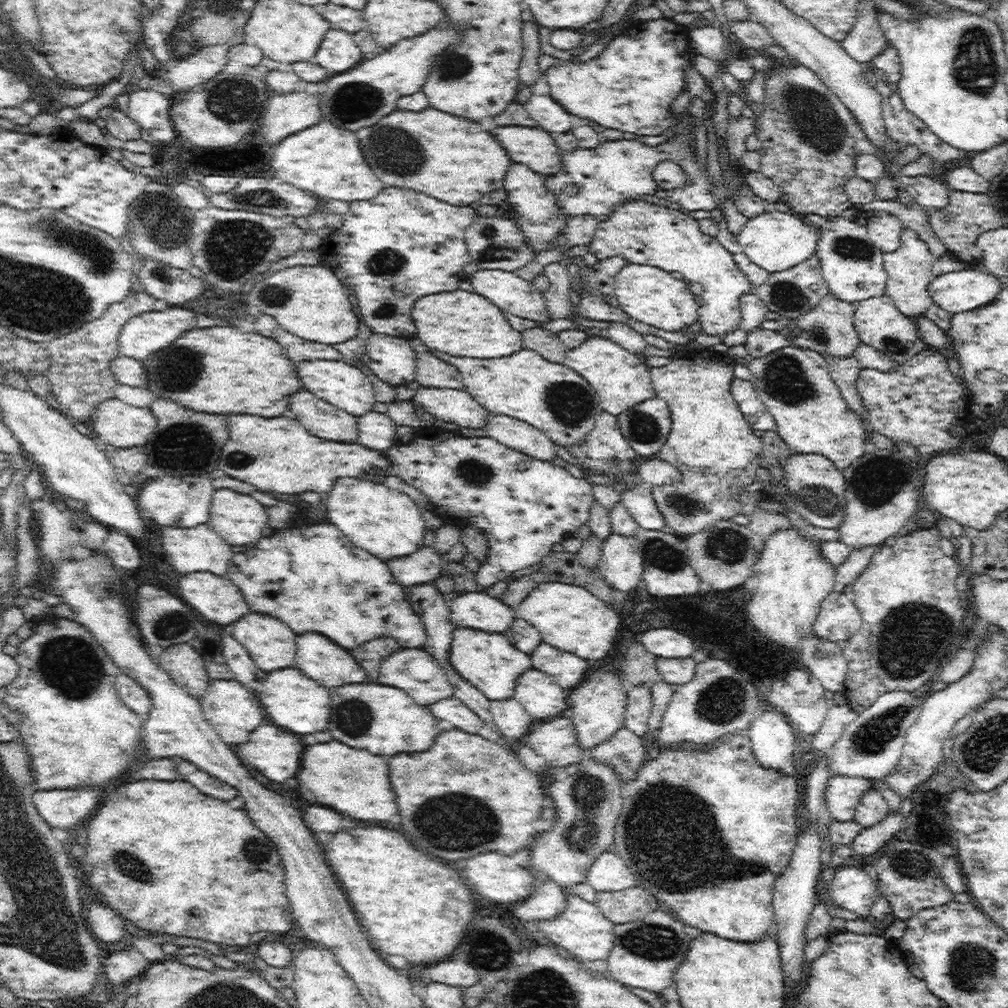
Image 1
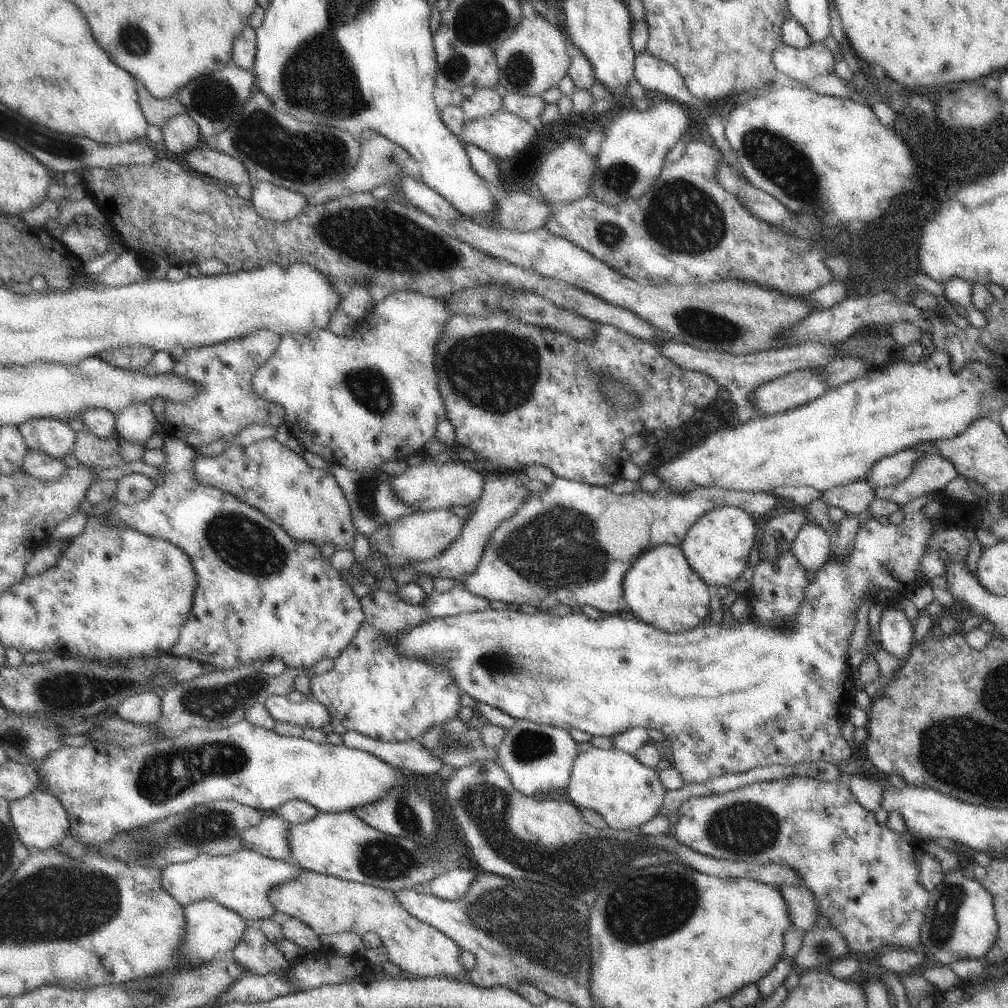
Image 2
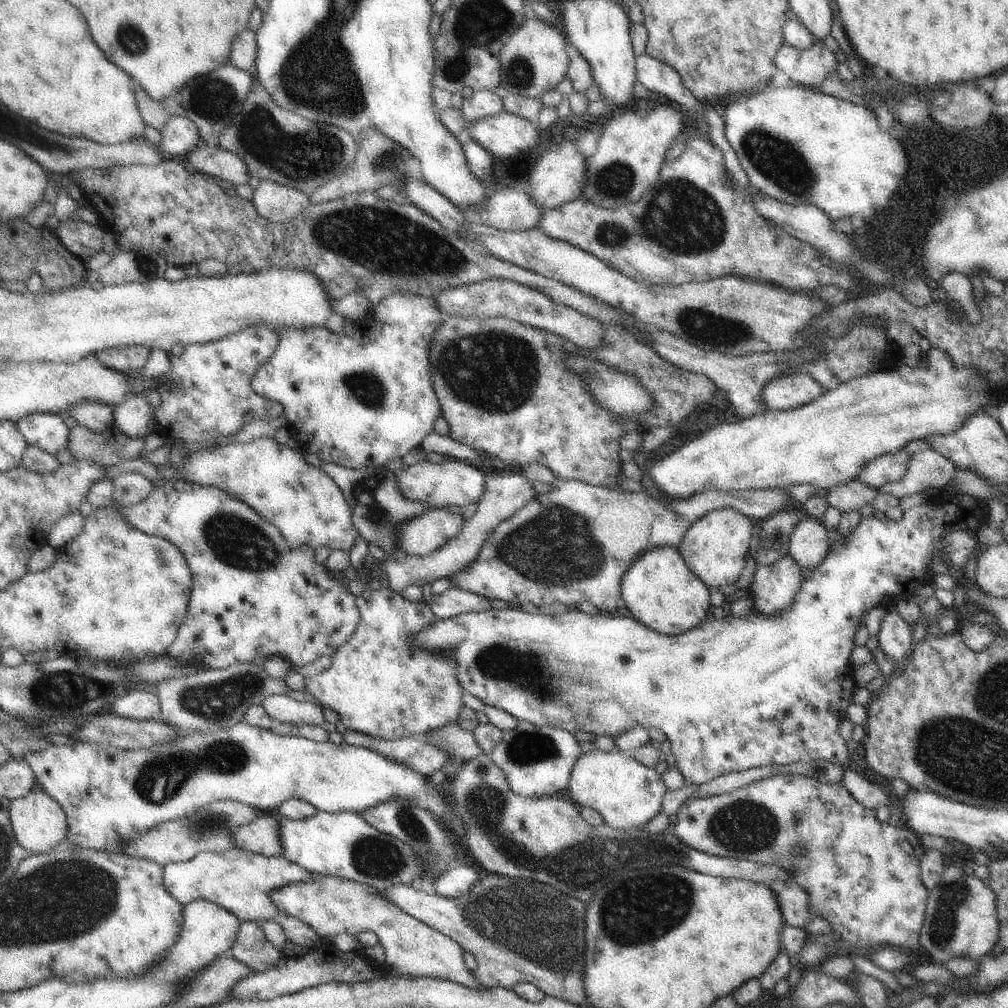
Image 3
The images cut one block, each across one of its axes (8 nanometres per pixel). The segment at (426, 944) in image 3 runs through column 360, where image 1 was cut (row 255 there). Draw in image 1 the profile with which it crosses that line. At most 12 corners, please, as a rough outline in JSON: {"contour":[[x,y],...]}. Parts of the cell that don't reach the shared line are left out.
{"contour":[[916,231],[883,253],[885,294],[905,316],[933,303],[936,258]]}

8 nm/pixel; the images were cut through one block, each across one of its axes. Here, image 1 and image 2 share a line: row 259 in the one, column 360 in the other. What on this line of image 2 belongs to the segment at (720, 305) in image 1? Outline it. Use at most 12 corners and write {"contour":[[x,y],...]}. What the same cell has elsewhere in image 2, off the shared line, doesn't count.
{"contour":[[375,591],[364,622],[312,676],[347,731],[420,738],[461,711],[446,667],[398,654],[432,620]]}

